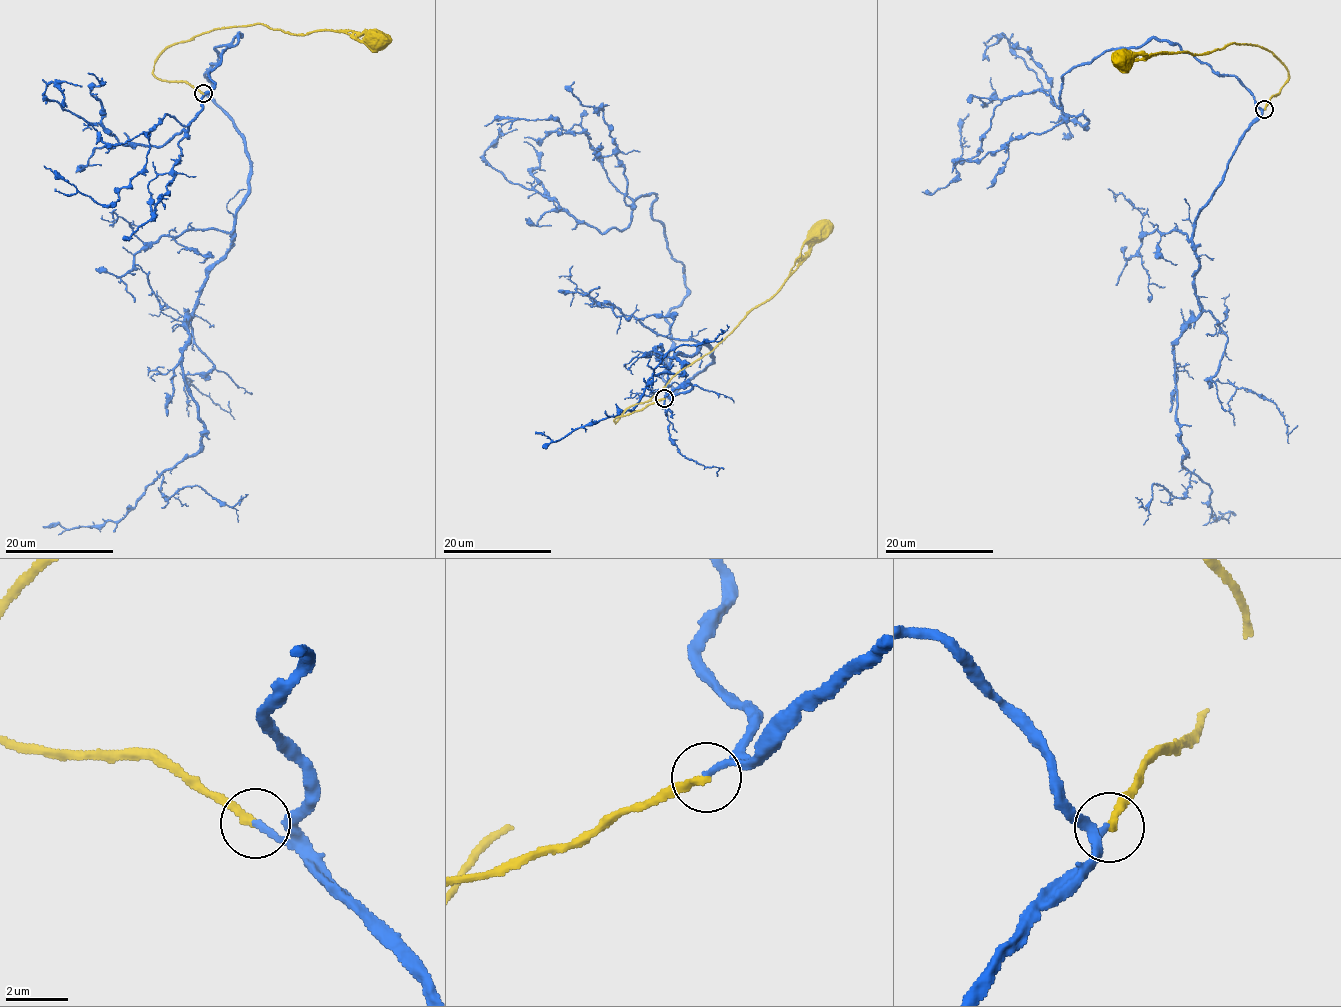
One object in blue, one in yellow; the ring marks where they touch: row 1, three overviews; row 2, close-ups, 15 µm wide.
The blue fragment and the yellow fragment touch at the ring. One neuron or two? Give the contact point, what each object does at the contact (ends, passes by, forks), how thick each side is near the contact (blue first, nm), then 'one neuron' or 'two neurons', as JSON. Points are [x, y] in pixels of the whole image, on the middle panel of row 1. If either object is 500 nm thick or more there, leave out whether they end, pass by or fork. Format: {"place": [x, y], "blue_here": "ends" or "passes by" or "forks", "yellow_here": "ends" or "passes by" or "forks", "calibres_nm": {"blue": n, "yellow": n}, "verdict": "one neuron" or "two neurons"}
{"place": [664, 398], "blue_here": "ends", "yellow_here": "ends", "calibres_nm": {"blue": 200, "yellow": 280}, "verdict": "one neuron"}

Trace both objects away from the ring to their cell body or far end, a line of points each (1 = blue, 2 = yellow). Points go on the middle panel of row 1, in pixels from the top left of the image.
1: (663, 398), (712, 352), (669, 367), (657, 346), (682, 372), (633, 410), (536, 432)
2: (663, 398), (615, 420), (630, 406), (648, 401), (768, 301), (806, 255), (808, 233), (815, 230)

